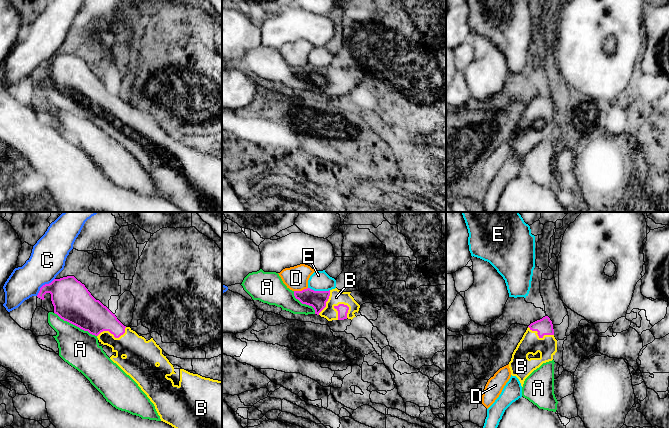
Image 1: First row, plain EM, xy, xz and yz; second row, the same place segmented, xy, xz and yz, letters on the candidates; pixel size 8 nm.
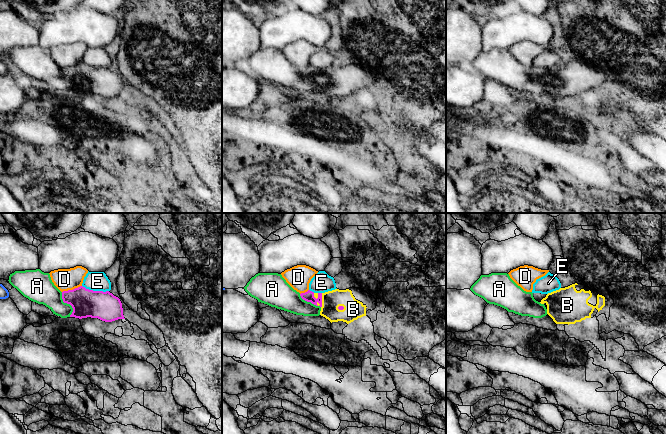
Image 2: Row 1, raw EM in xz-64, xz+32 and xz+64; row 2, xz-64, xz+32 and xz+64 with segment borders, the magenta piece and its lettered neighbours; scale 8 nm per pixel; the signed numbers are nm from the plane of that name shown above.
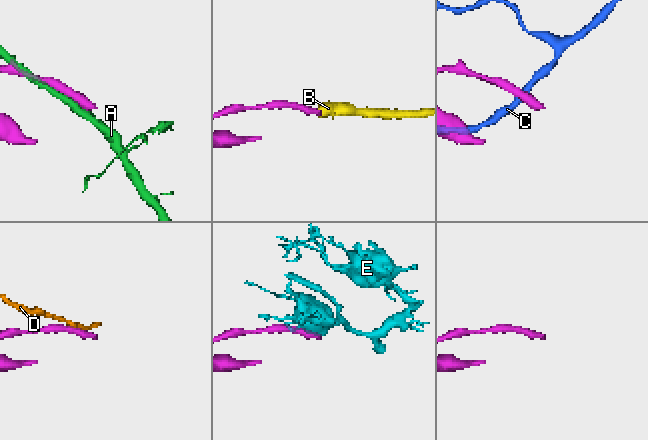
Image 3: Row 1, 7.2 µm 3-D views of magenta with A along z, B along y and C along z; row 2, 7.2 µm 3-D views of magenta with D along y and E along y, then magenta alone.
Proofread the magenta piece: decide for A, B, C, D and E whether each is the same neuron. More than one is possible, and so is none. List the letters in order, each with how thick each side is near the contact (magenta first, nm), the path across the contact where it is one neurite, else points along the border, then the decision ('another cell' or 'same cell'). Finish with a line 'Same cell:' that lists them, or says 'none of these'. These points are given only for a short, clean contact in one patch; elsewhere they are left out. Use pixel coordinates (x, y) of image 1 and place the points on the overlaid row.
A: calibres 320 and 300 nm; another cell
B: calibres 90 and 120 nm; way xz (342, 309), (334, 307), (336, 297); same cell
C: calibres 300 and 280 nm; border xy (54, 278), (50, 282), (45, 283), (36, 295); another cell
D: calibres 140 and 190 nm; another cell
E: calibres 140 and 160 nm; border xz (308, 287), (314, 290), (329, 290); another cell
Same cell: B

